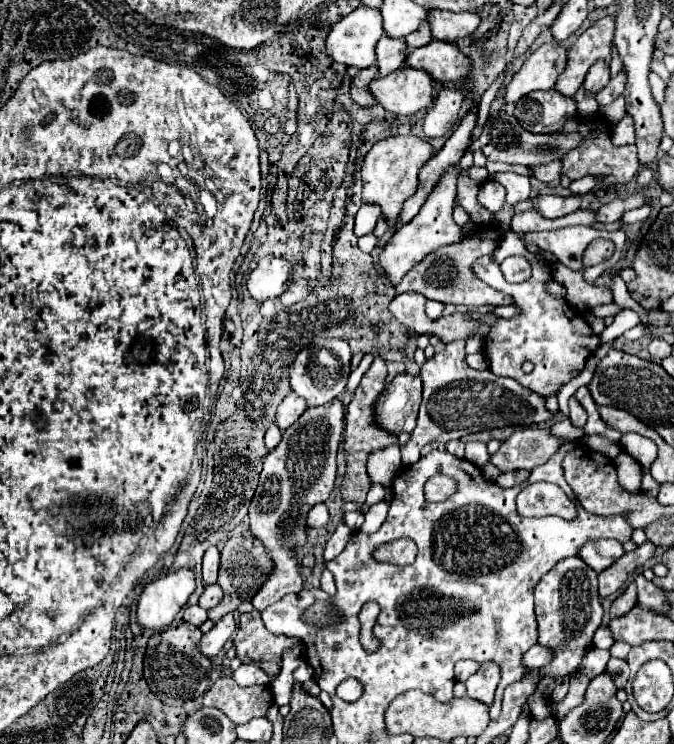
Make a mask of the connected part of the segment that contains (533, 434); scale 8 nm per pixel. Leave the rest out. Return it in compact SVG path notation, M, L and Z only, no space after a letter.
M524 428L514 432L502 442L500 450L490 456L490 462L500 470L532 470L532 466L544 464L566 440L552 438L548 430Z

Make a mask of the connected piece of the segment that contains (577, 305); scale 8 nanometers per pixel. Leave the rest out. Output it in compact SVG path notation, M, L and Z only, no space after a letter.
M560 262L552 264L552 278L566 288L568 304L576 312L582 312L584 306L588 306L588 304L590 304L588 308L594 308L594 306L612 302L610 288L606 288L606 286L592 286L592 284L584 282L580 272L572 272L570 268L566 268Z

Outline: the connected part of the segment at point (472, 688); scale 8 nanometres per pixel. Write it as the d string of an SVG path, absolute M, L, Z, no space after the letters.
M494 662L480 664L478 672L472 674L466 680L468 696L490 706L494 702L494 690L498 686L498 680L500 680L500 668L498 668L498 664L494 664Z

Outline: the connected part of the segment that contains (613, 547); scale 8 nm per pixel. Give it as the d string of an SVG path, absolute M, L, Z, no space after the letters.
M594 540L582 546L578 556L594 570L594 572L604 572L614 564L620 556L624 554L624 548L618 540Z

